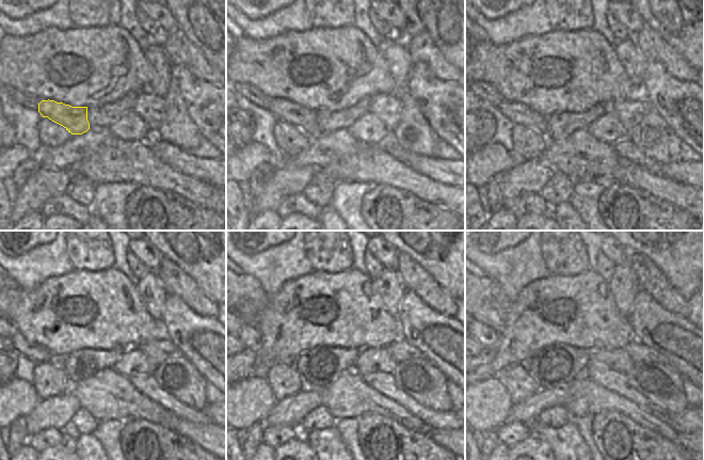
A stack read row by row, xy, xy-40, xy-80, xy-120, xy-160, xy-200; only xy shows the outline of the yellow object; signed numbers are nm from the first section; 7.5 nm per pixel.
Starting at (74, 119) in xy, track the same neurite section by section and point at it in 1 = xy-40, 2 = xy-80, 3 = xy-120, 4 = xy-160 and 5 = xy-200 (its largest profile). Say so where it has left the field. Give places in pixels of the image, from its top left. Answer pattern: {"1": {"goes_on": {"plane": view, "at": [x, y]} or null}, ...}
{"1": {"goes_on": {"plane": "xy-40", "at": [306, 120]}}, "2": {"goes_on": {"plane": "xy-80", "at": [517, 113]}}, "3": {"goes_on": {"plane": "xy-120", "at": [17, 343]}}, "4": {"goes_on": {"plane": "xy-160", "at": [249, 334]}}, "5": {"goes_on": {"plane": "xy-200", "at": [489, 339]}}}

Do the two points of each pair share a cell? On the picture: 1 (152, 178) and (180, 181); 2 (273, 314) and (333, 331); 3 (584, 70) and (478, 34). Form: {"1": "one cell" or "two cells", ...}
{"1": "one cell", "2": "one cell", "3": "two cells"}

